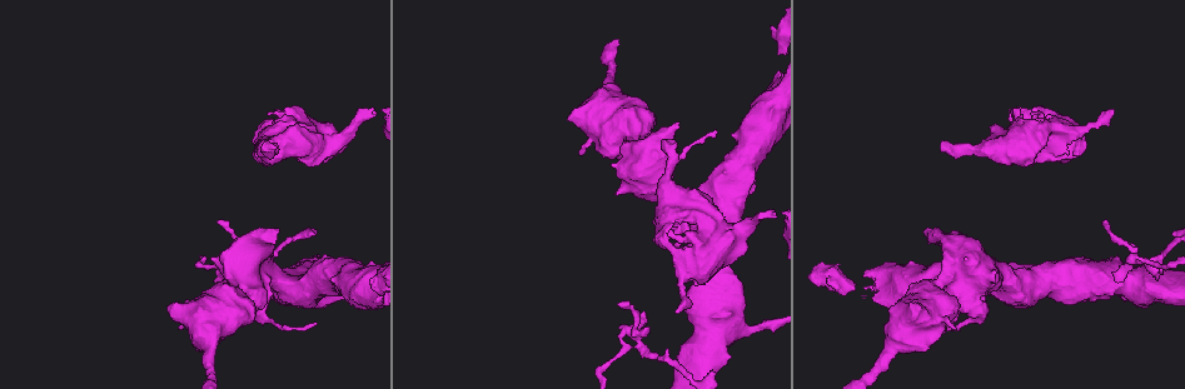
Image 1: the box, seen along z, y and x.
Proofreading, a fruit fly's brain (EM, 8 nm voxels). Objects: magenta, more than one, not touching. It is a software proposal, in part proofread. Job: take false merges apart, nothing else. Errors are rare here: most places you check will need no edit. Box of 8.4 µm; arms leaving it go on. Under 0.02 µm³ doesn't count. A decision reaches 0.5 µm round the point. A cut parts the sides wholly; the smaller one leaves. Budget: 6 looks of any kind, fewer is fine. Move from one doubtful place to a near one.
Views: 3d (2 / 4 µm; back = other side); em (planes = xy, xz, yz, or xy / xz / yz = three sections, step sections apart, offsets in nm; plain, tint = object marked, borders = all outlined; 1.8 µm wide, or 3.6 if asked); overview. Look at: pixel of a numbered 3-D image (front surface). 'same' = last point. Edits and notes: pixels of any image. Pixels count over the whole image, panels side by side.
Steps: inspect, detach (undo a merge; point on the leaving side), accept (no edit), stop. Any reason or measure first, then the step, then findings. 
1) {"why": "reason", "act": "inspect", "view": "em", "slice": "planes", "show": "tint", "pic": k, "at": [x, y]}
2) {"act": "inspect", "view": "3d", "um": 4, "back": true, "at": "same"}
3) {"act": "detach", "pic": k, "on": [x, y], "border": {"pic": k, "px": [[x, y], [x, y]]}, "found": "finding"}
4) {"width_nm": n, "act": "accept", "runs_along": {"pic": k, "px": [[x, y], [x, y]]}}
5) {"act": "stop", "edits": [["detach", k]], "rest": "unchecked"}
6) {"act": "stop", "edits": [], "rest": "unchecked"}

{"why": "two arms at a narrow angle", "act": "inspect", "view": "em", "slice": "planes", "show": "tint", "pic": 1, "at": [670, 216]}

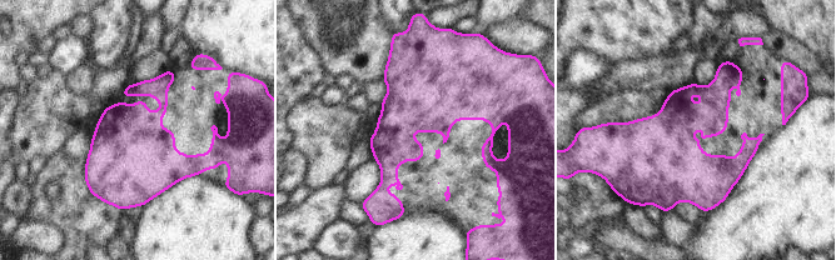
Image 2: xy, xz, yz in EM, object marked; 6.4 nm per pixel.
{"act": "accept", "found": "one cell here"}

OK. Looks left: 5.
{"why": "abrupt turn", "act": "inspect", "view": "3d", "um": 4, "pic": 1, "at": [637, 157]}

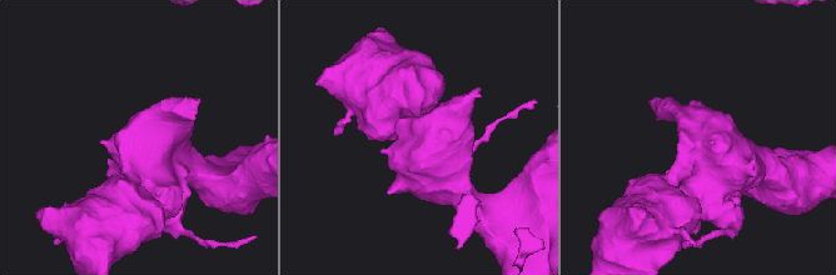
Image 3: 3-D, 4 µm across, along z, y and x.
{"why": "now the EM", "act": "inspect", "view": "em", "slice": "xz", "step": 4, "show": "tint", "pic": 3, "at": [704, 153]}

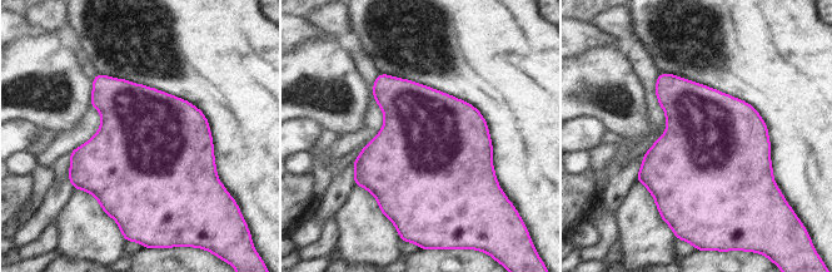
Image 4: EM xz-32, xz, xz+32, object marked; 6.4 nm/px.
{"act": "inspect", "view": "em", "slice": "planes", "show": "tint", "at": "same"}

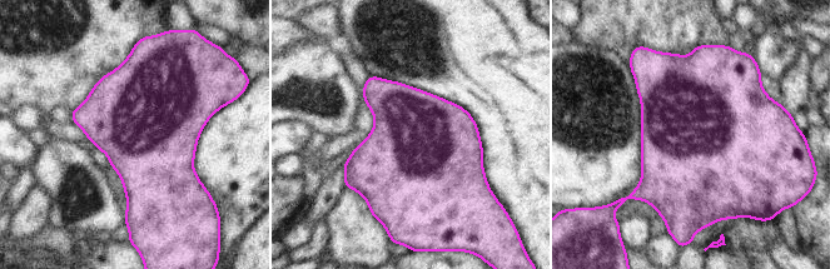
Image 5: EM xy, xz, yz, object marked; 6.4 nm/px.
{"width_nm": 700, "act": "accept", "found": "continuous, no second cell"}

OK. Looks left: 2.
{"why": "sudden change in width", "act": "inspect", "view": "em", "um": 3.6, "slice": "planes", "show": "plain", "pic": 1, "at": [731, 301]}

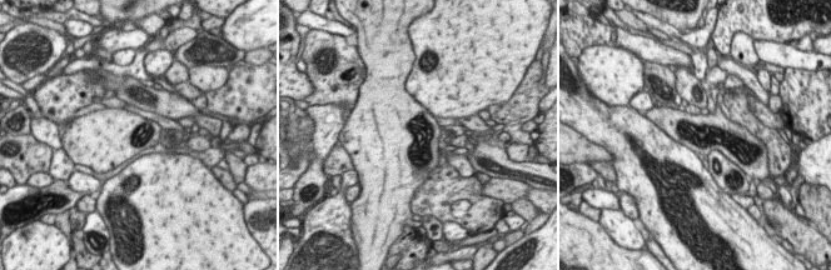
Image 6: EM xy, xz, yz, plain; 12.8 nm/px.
{"why": "where the object lies", "act": "inspect", "view": "em", "um": 3.6, "slice": "planes", "show": "tint", "at": "same"}

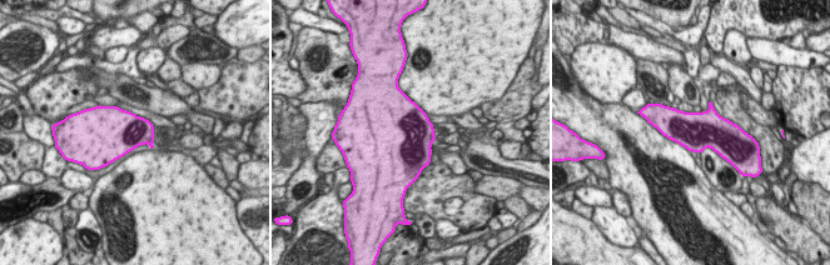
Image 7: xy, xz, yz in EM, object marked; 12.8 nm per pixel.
{"width_nm": 480, "act": "accept", "found": "continuous, no second cell"}

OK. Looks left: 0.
{"act": "stop", "edits": [], "rest": "unchecked"}

